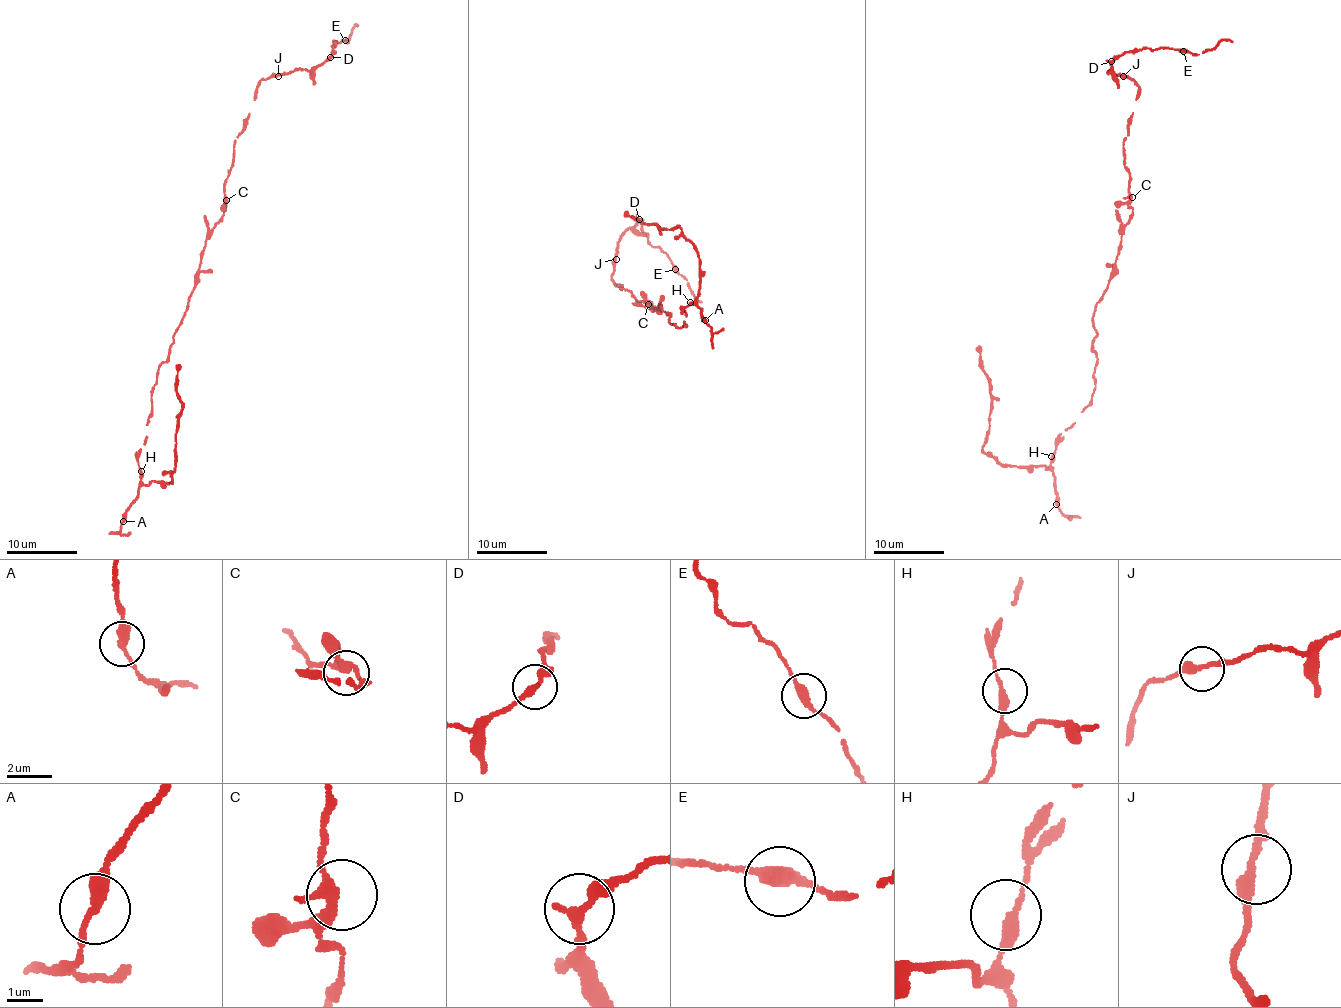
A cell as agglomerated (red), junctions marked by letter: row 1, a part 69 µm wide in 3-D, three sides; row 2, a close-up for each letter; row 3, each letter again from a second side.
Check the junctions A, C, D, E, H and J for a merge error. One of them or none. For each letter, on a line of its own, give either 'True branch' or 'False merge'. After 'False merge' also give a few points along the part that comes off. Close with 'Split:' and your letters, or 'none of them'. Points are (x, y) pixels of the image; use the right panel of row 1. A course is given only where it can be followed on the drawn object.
A: True branch
C: True branch
D: True branch
E: True branch
H: True branch
J: True branch
Split: none of them

